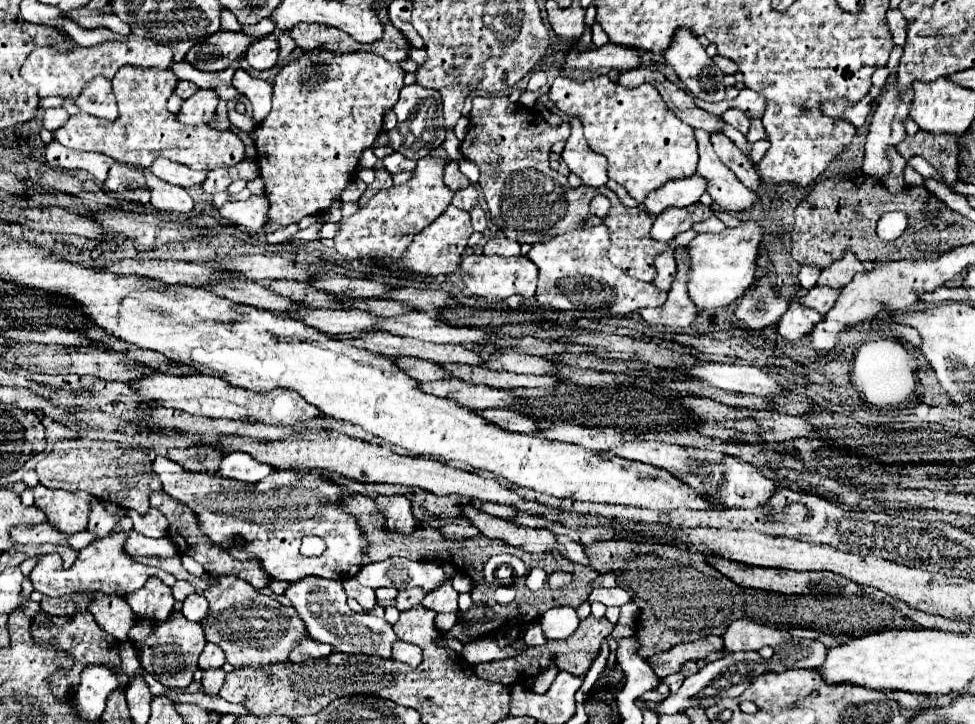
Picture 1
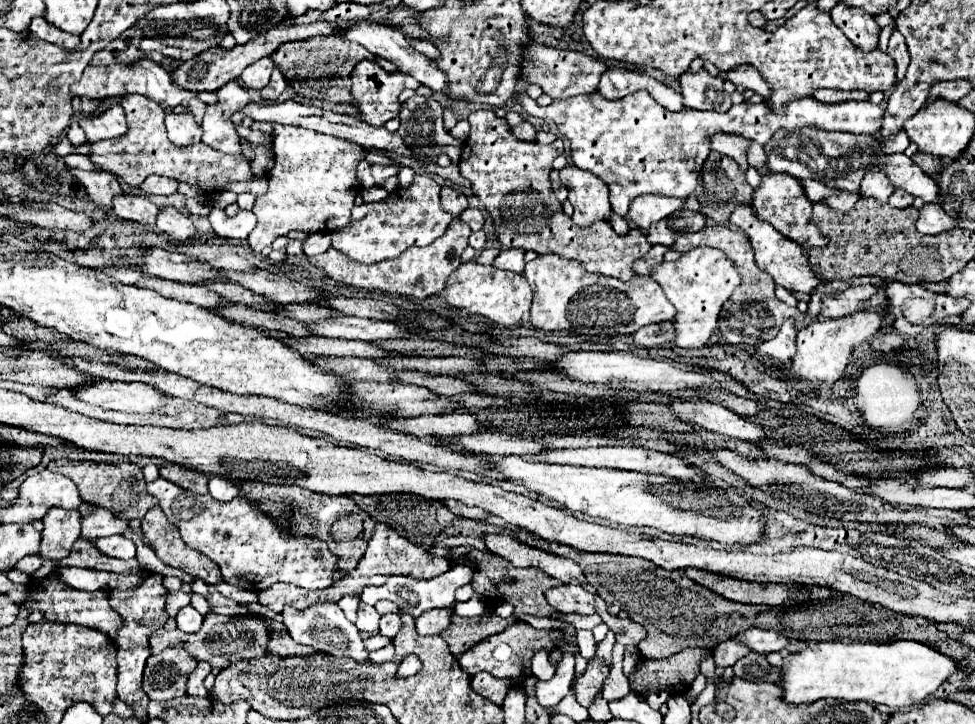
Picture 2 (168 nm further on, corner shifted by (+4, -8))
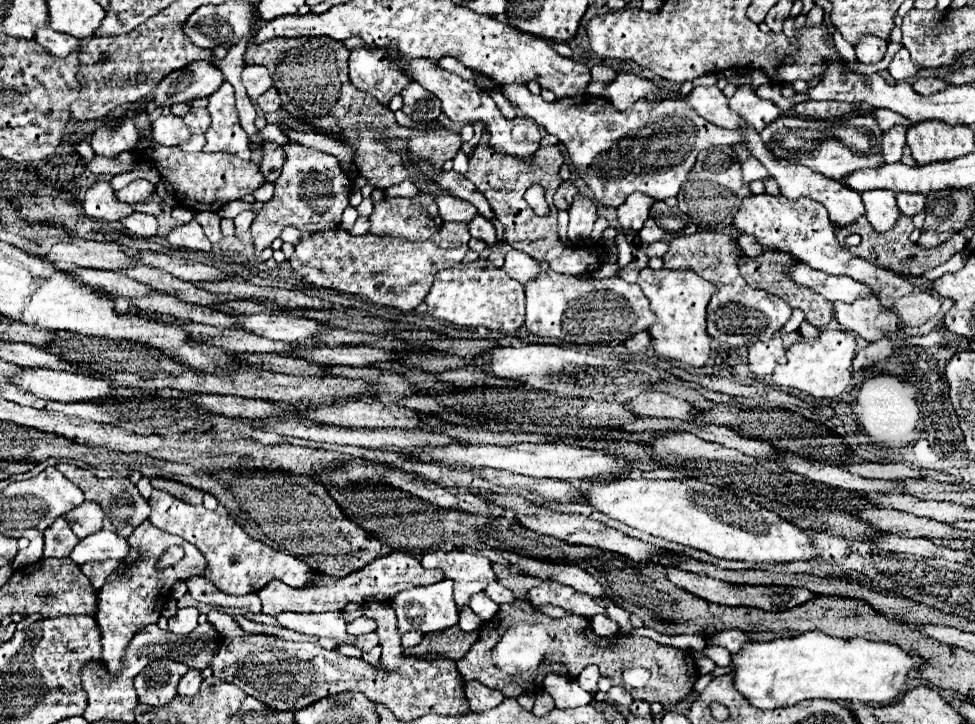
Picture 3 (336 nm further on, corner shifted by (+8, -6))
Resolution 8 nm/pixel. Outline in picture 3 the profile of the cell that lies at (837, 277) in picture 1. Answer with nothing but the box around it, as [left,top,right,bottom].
[834,296,902,342]

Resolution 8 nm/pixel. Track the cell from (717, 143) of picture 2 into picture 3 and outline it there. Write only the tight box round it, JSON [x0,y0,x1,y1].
[734,146,772,182]

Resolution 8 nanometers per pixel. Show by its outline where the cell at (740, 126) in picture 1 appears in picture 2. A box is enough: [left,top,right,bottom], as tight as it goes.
[748,140,770,174]

